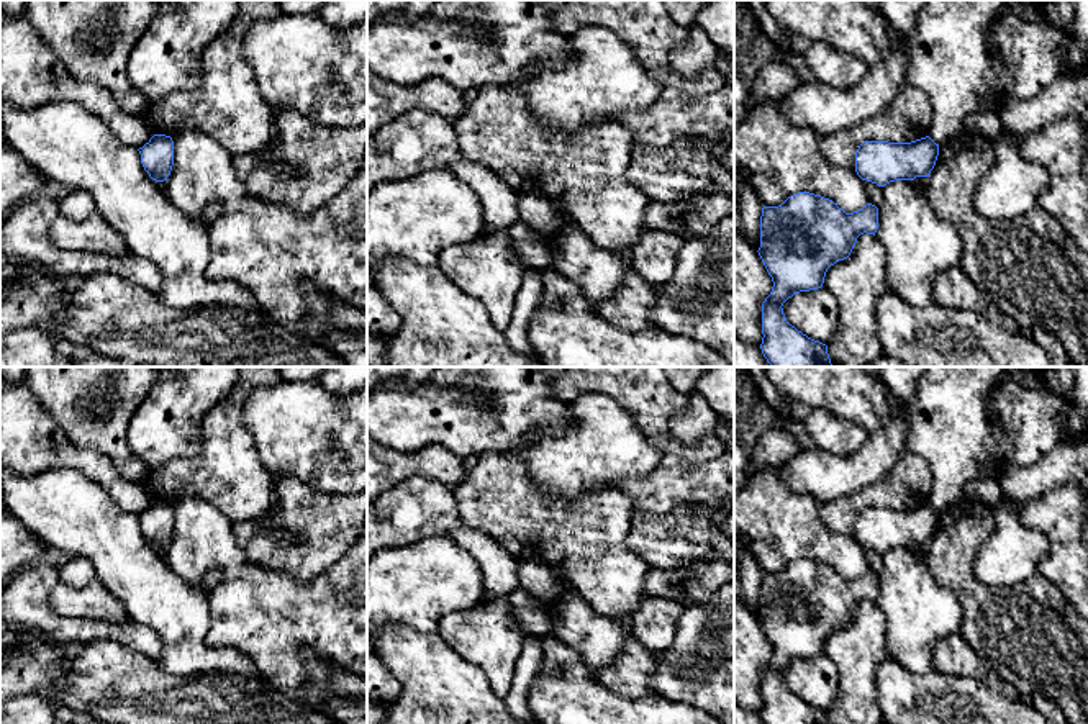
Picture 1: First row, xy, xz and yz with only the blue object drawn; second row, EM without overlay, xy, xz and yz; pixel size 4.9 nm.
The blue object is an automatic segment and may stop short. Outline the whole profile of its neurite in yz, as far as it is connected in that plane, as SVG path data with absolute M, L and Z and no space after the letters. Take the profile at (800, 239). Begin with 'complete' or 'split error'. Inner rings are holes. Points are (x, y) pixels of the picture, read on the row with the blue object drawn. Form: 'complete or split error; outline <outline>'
complete; outline M809 192L788 197L778 206L764 206L760 216L759 256L772 277L773 287L762 303L762 354L772 367L832 367L827 346L791 326L783 314L783 303L795 293L818 290L831 265L850 256L857 238L878 229L878 208L867 203L845 213L829 198Z

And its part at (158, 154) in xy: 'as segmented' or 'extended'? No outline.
as segmented

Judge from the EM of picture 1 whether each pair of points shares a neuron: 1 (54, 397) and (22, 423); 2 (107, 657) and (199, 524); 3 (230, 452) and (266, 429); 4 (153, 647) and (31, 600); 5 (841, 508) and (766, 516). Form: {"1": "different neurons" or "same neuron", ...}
{"1": "different neurons", "2": "different neurons", "3": "different neurons", "4": "same neuron", "5": "different neurons"}

